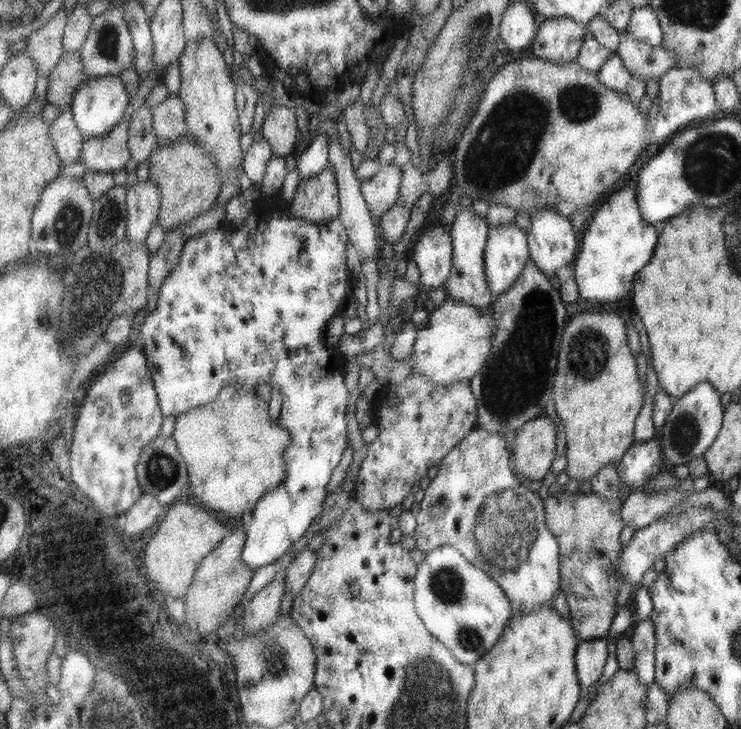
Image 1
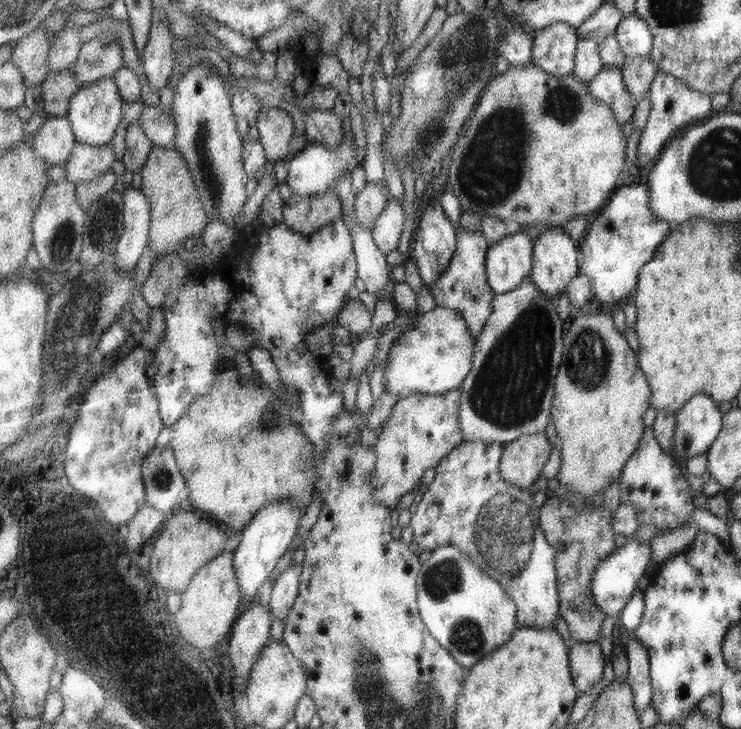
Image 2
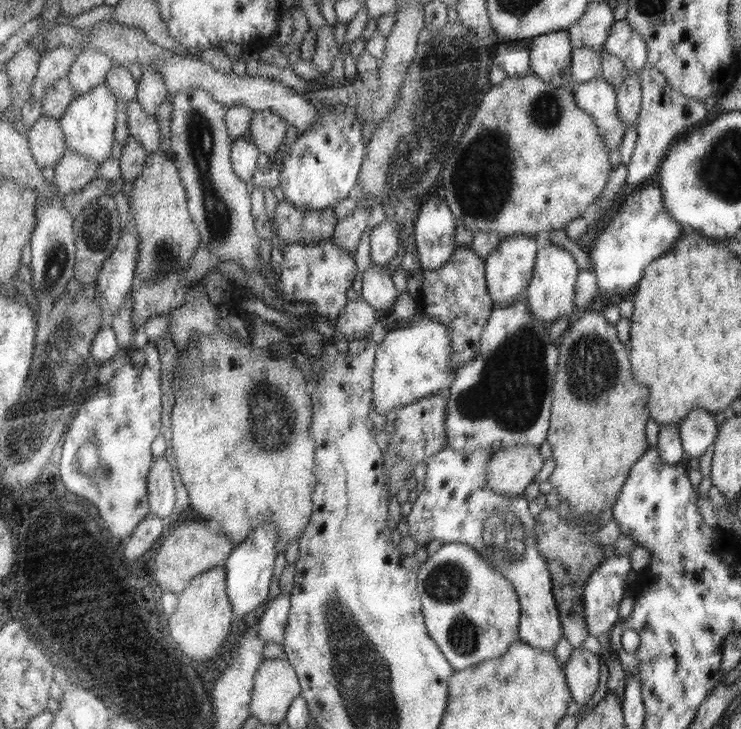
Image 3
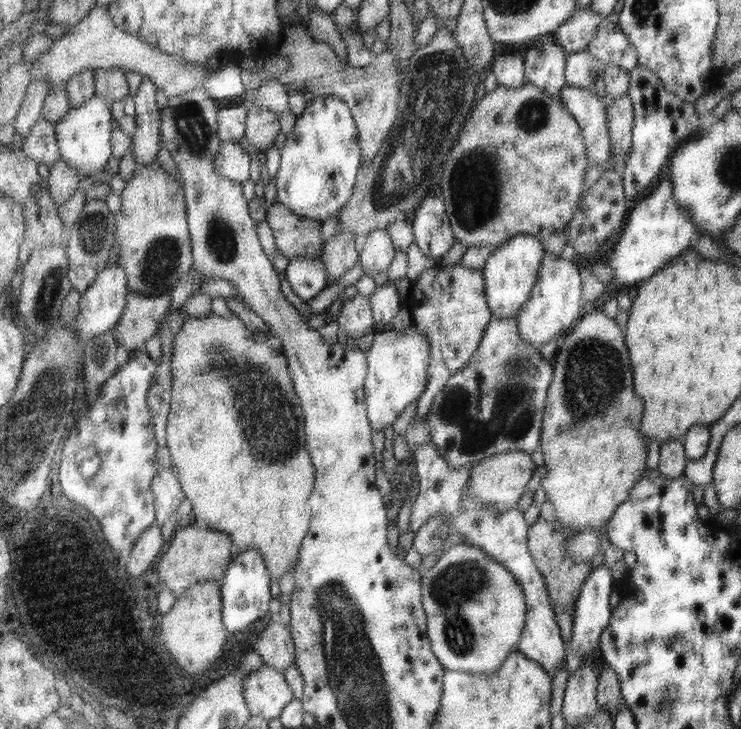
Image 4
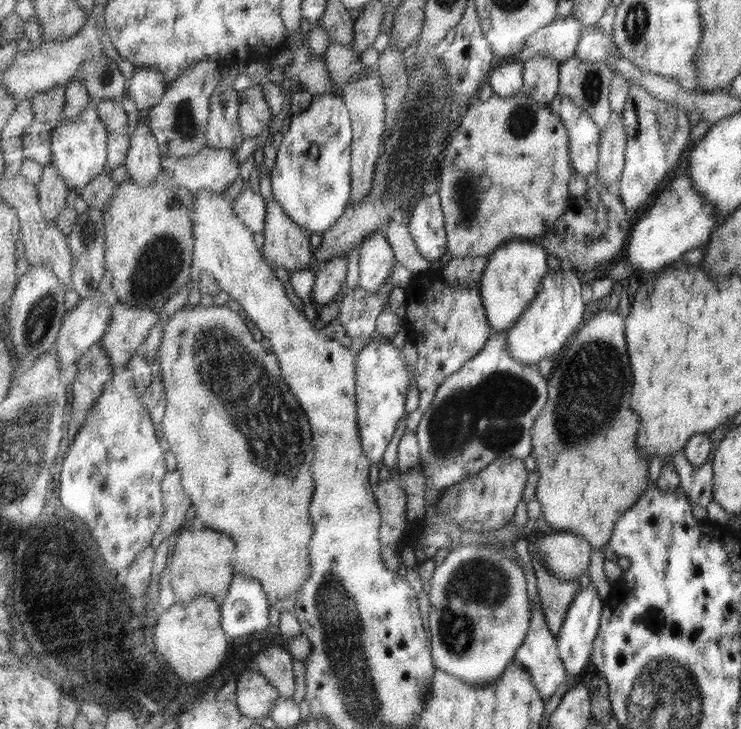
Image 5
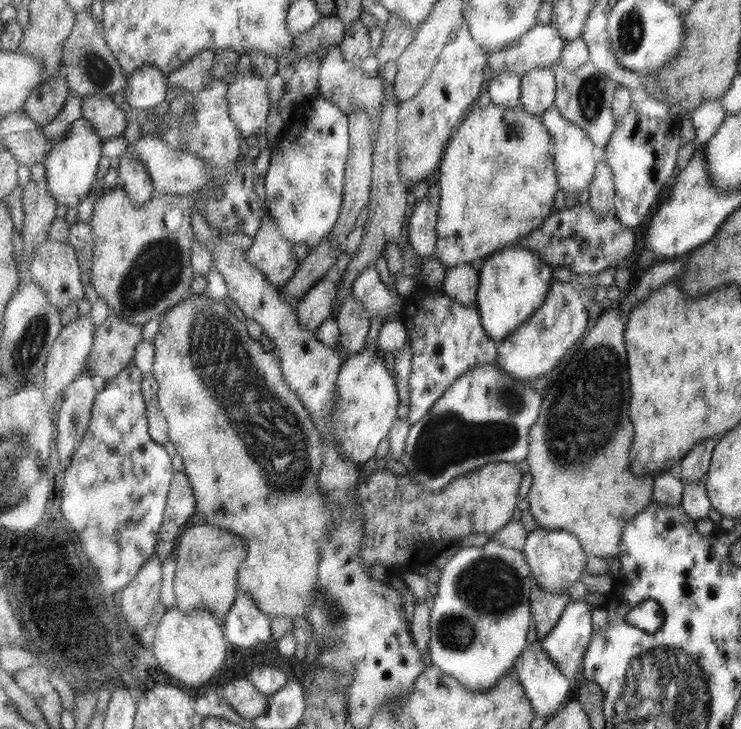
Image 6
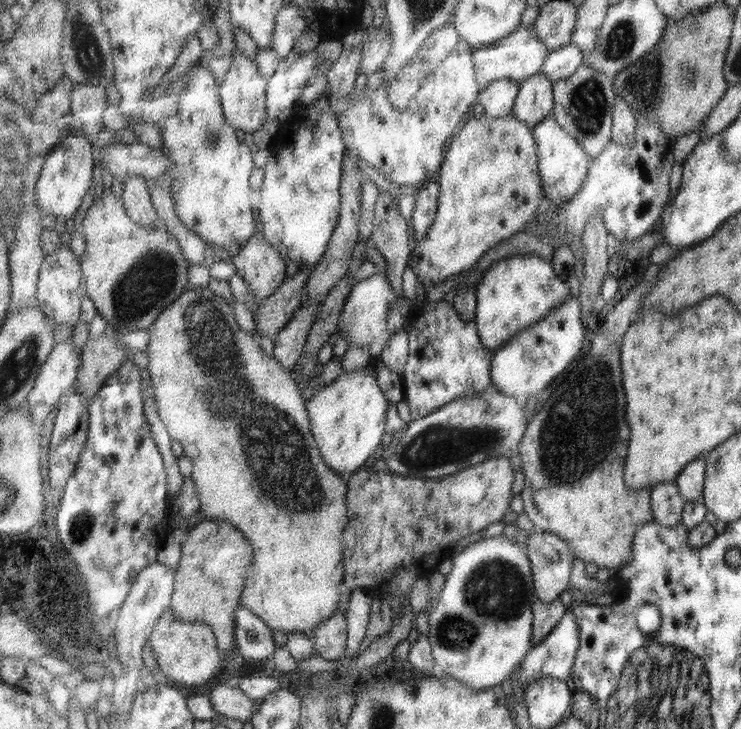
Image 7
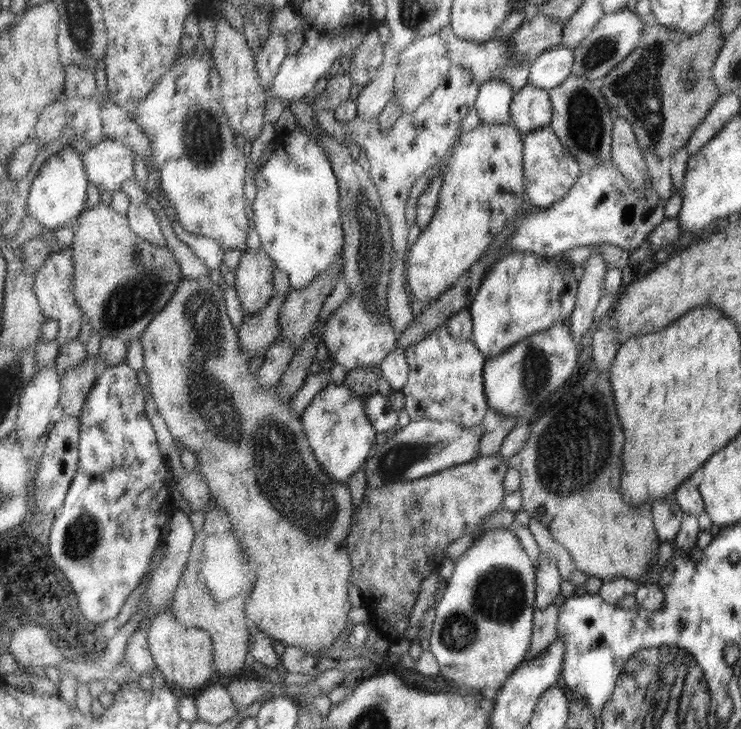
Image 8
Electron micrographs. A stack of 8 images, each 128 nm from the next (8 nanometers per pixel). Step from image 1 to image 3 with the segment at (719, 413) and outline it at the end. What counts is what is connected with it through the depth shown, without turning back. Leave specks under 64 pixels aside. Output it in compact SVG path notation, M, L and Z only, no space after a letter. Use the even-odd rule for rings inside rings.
M696 408L689 413L680 425L680 435L688 463L693 463L711 448L716 442L719 425L715 422L713 412L704 408Z

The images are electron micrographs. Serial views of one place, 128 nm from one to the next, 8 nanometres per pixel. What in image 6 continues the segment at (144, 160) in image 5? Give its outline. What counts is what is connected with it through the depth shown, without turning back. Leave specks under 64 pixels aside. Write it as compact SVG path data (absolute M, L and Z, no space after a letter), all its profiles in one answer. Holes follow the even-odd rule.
M121 156L118 171L122 180L121 187L128 192L135 206L142 206L155 196L156 188L147 167L140 158Z

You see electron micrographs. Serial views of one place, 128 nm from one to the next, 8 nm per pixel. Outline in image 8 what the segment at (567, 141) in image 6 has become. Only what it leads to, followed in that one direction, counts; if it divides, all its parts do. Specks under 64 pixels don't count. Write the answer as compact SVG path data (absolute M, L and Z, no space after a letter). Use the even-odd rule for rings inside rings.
M550 127L527 133L524 138L524 174L526 175L526 202L539 209L548 209L566 197L576 185L582 173L581 163L562 143L558 134Z

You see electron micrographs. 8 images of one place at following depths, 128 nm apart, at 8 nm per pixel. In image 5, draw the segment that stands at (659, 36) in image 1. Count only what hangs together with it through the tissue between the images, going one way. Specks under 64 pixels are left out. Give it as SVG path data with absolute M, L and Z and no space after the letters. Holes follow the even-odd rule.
M599 24L586 26L577 46L576 57L585 62L604 62L610 64L615 55L621 53L615 45L614 35L603 34Z

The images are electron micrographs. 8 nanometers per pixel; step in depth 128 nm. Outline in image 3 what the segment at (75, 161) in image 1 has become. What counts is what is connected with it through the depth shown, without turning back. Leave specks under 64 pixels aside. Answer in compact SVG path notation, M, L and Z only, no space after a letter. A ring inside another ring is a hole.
M42 116L29 129L30 149L39 166L54 167L68 151L67 135L57 119Z

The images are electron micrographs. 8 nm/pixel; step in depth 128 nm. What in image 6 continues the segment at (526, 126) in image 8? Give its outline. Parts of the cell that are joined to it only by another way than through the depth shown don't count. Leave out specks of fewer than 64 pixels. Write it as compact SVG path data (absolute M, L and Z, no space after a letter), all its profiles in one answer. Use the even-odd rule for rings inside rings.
M534 68L522 76L522 105L531 114L542 115L554 106L558 81L552 68Z

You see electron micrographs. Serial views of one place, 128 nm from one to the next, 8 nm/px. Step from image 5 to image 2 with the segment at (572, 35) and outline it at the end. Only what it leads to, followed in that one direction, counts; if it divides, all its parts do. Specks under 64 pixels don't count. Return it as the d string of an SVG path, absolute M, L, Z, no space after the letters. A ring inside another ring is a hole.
M605 2L593 17L588 18L578 28L579 36L580 38L595 38L601 43L606 37L616 36L617 27L624 18L613 2Z

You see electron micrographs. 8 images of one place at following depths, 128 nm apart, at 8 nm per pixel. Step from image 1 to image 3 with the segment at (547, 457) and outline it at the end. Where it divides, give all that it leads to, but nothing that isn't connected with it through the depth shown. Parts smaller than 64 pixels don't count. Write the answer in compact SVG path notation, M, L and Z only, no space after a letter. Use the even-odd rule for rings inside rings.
M510 446L493 454L486 479L491 490L507 496L521 496L541 472L545 458L539 446Z

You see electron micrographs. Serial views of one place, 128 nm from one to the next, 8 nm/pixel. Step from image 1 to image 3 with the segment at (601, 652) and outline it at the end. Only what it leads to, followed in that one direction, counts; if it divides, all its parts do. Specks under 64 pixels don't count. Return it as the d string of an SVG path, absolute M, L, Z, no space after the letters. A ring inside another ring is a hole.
M574 649L566 663L566 679L574 695L574 707L593 698L601 682L601 656L586 649Z

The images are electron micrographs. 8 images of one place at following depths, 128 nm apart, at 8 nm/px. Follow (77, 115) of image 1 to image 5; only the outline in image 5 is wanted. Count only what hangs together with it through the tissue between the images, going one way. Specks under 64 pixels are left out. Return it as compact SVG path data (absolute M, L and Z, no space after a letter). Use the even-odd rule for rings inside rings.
M92 106L72 120L63 119L52 132L53 164L57 167L70 190L76 190L81 195L83 189L89 186L94 178L103 174L105 164L108 164L108 136L106 122L98 110Z

